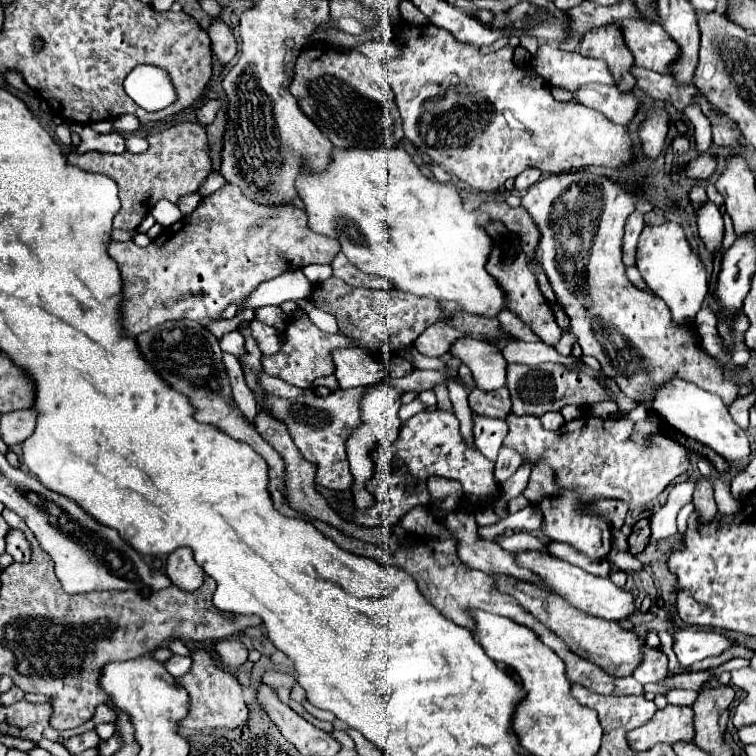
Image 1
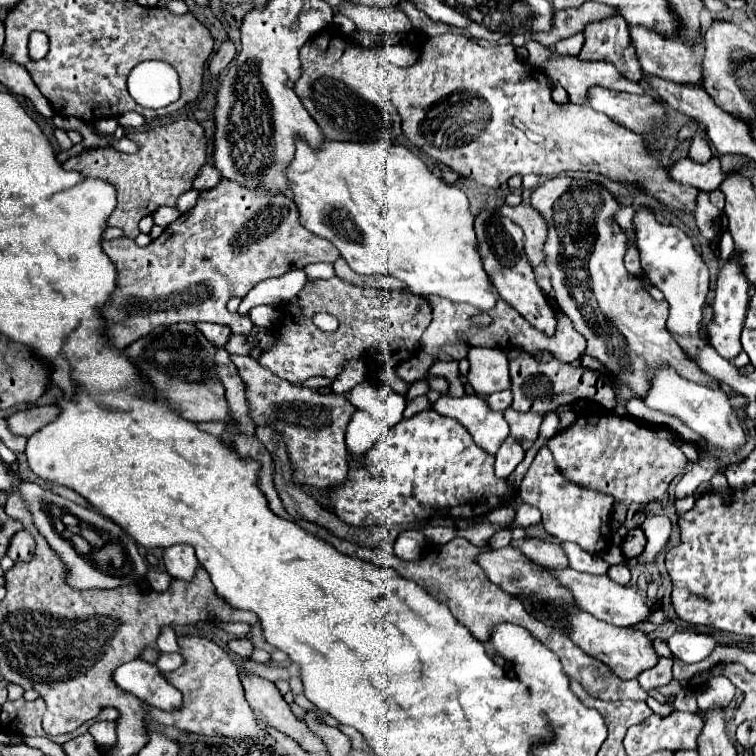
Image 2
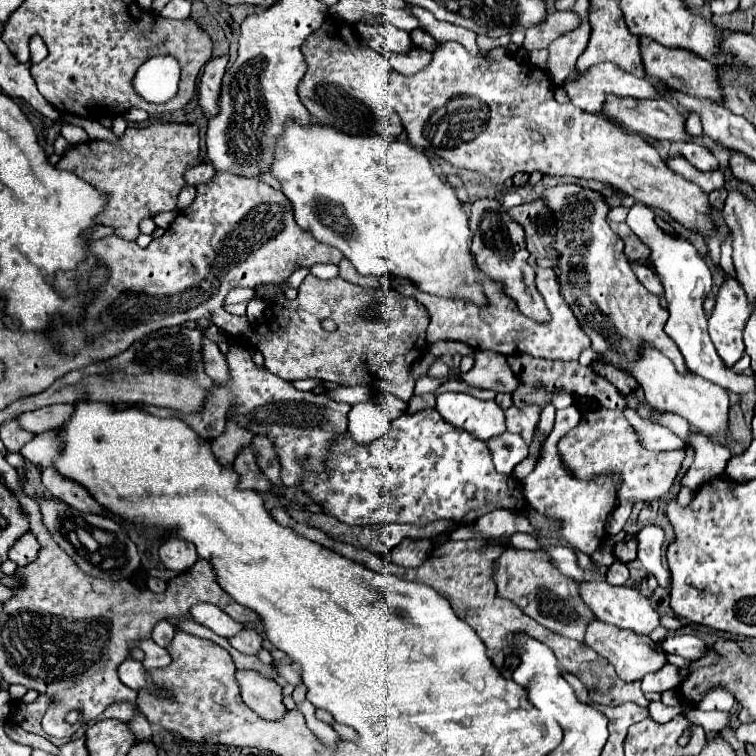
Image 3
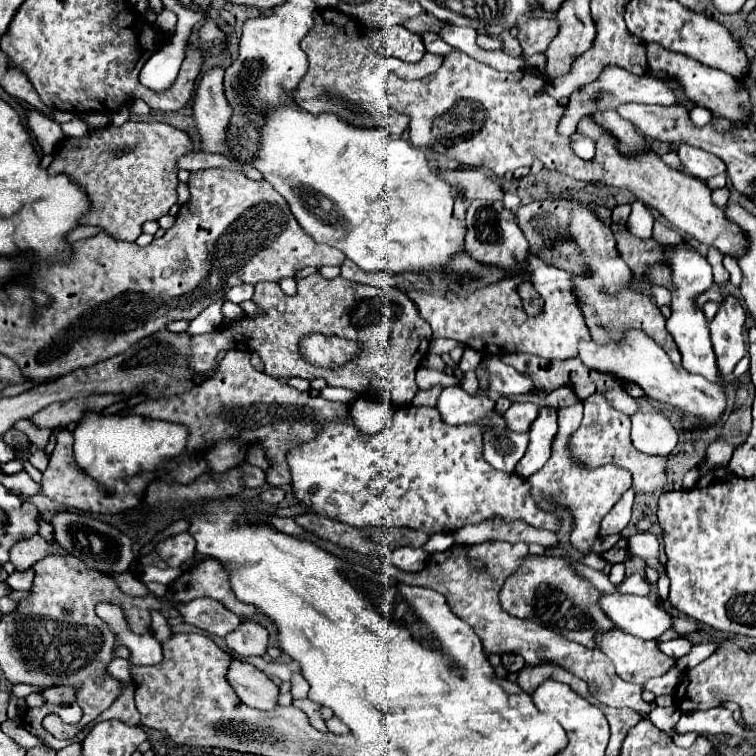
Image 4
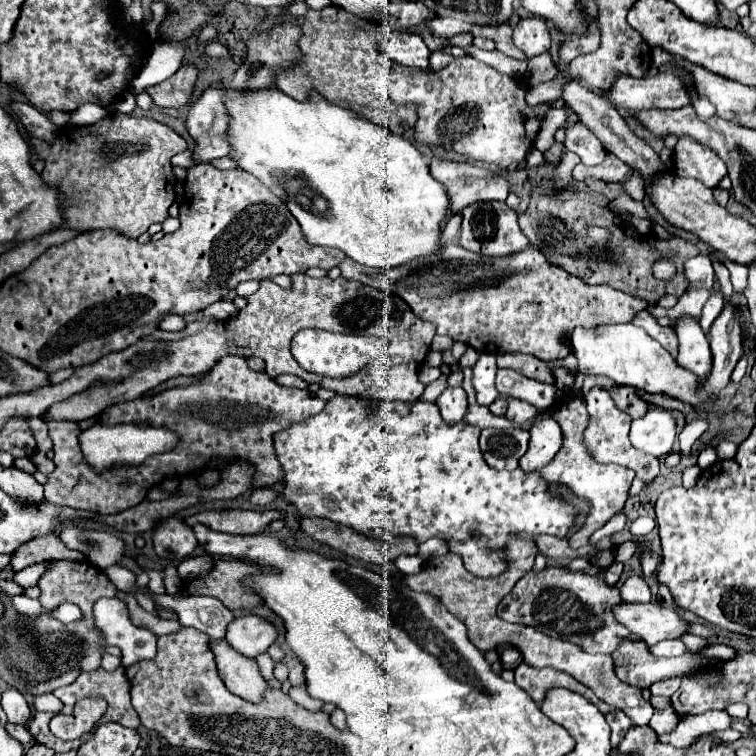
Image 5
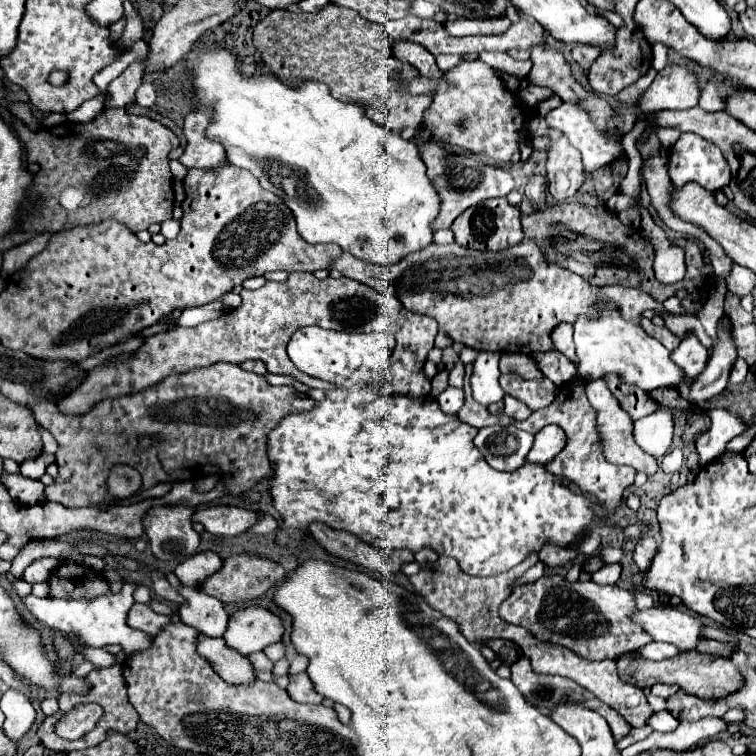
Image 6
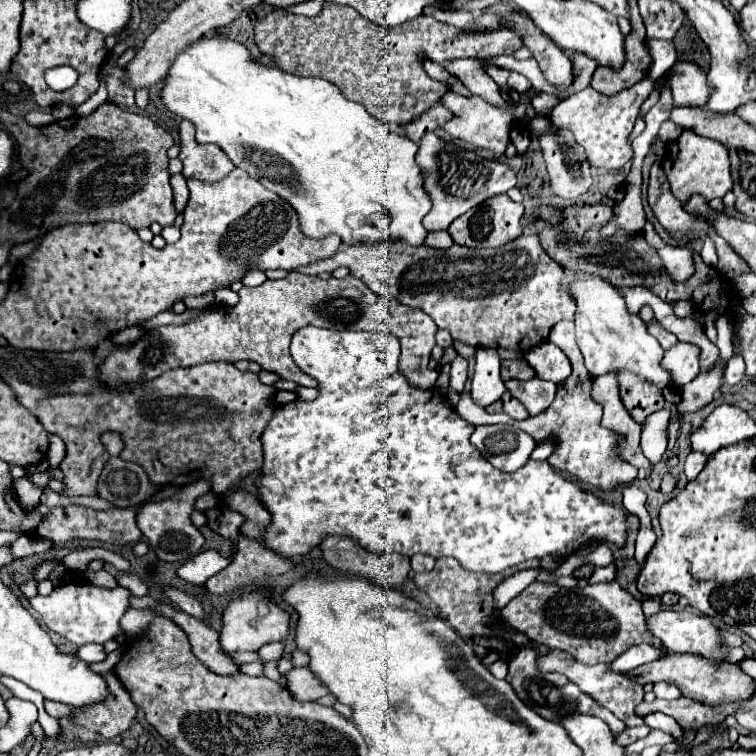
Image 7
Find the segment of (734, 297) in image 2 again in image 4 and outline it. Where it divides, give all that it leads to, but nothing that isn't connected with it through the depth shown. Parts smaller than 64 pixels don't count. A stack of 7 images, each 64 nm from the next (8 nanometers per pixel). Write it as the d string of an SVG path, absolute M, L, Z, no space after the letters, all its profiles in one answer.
M726 296L718 314L708 326L714 354L718 356L718 372L722 378L718 384L722 384L732 374L740 358L746 356L744 320L746 320L746 310L742 302L734 296Z

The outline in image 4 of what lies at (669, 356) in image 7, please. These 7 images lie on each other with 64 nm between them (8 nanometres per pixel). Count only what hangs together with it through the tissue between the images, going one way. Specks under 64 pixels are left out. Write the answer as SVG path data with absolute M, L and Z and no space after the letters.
M678 244L678 246L666 248L666 266L670 266L672 282L676 286L676 290L672 292L672 316L668 318L666 328L670 330L670 334L674 336L674 340L678 344L678 350L682 354L682 366L692 374L700 374L700 376L708 378L710 382L716 382L718 366L716 366L716 356L714 356L712 342L710 342L708 324L704 320L702 310L694 304L694 296L698 292L708 290L714 284L710 262L702 254L698 254L692 246Z

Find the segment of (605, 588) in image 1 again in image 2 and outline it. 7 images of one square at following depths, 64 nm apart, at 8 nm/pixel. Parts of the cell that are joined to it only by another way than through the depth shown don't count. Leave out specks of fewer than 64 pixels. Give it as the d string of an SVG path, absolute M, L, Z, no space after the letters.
M572 568L550 570L550 572L552 572L556 578L560 578L560 582L574 592L576 604L578 604L584 612L590 612L592 616L596 616L598 620L604 620L604 622L610 622L610 624L616 624L616 626L636 626L636 624L646 622L646 620L650 618L650 614L652 614L652 610L650 610L650 606L646 604L646 600L644 600L634 588L620 586L620 584L612 582L608 576L582 574L582 572L576 572L576 570L572 570Z

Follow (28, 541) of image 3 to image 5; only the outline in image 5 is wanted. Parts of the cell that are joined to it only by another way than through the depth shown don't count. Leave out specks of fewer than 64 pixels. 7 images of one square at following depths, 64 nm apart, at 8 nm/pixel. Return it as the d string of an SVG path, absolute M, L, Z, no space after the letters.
M48 534L42 538L34 538L26 544L22 544L14 554L12 554L12 570L20 572L30 564L38 562L50 562L50 560L74 560L74 562L84 562L86 556L70 550L56 534Z

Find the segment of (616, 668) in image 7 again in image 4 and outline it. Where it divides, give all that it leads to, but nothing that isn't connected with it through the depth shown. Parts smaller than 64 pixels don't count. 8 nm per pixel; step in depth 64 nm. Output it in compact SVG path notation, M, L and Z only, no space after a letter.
M676 638L676 640L658 642L658 650L664 652L666 656L672 656L672 658L680 658L680 656L688 654L690 648L692 648L692 642L688 642L686 638Z

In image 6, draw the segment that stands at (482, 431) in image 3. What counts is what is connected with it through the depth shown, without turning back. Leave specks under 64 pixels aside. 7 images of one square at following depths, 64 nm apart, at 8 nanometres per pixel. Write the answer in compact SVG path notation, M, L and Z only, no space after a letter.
M450 386L438 396L438 404L446 414L458 414L460 406L464 404L464 392L460 388Z

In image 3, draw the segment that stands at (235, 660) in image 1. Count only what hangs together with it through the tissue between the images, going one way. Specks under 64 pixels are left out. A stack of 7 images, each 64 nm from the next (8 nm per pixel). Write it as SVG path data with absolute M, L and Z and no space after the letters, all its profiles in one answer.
M242 628L236 636L232 636L232 648L242 654L258 654L262 650L262 634L254 628Z

